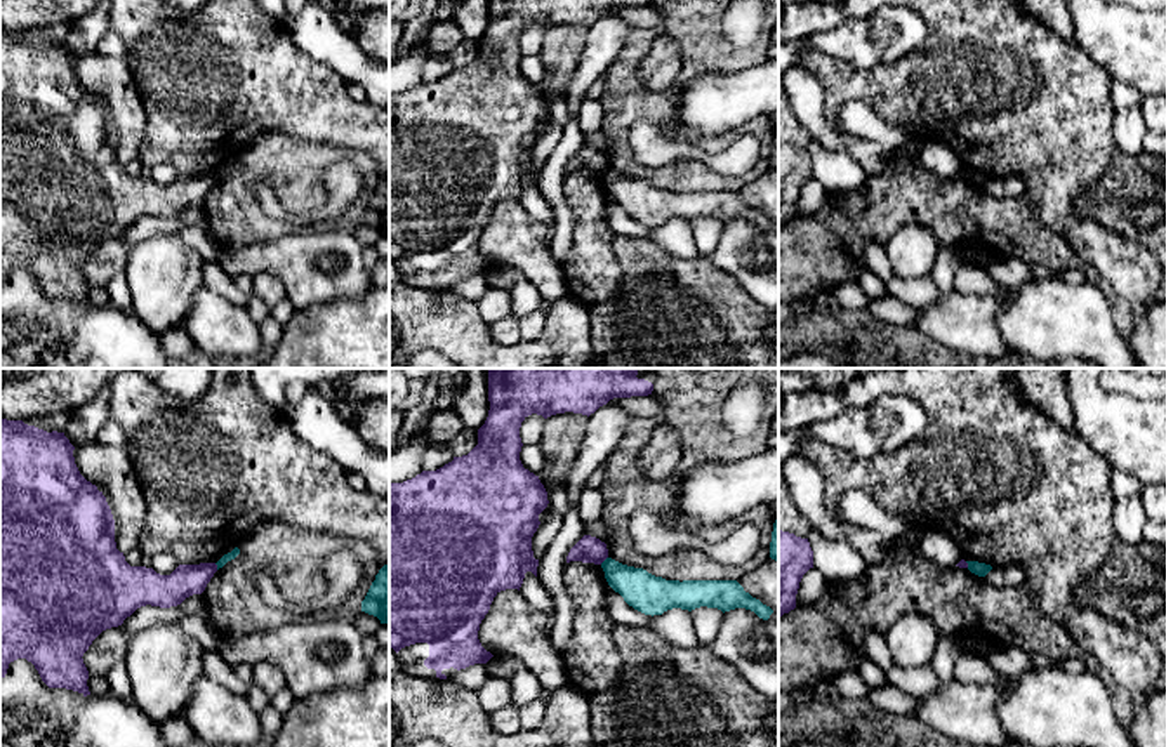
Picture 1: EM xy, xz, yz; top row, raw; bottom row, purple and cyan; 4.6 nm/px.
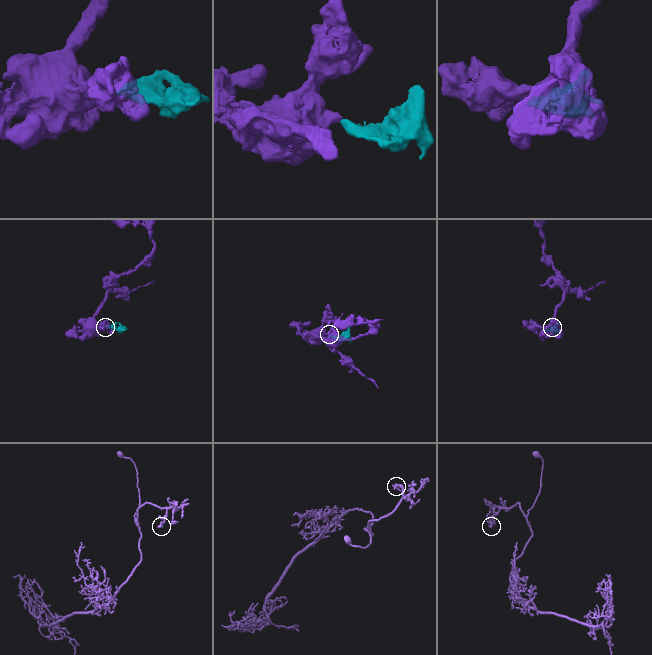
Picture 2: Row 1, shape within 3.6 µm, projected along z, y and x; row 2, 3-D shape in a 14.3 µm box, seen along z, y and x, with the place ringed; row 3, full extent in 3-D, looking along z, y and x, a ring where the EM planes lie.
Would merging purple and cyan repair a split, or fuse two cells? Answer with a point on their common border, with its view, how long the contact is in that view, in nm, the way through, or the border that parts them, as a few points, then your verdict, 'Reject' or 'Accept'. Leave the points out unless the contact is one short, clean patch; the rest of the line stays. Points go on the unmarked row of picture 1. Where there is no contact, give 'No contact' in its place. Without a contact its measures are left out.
Touches purple at xz (603, 171). Shared border 50 nm. Boundary: xz (607, 167), (600, 174). Reject

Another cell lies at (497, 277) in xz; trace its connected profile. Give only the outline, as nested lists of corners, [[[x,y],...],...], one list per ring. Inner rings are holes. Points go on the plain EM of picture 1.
[[[492,268],[485,276],[490,287],[509,290],[518,274],[513,268]]]

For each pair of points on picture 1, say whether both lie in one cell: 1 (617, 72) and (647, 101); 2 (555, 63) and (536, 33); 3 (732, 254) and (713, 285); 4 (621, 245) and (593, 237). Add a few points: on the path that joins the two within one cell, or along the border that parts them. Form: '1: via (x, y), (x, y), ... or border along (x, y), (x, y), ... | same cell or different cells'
1: via (624, 79), (640, 94) | same cell
2: border along (546, 30), (537, 54) | different cells
3: border along (708, 257), (727, 271), (751, 297) | different cells
4: border along (614, 235), (612, 252), (621, 268), (621, 282) | different cells

